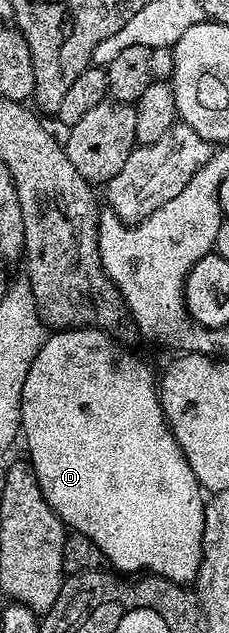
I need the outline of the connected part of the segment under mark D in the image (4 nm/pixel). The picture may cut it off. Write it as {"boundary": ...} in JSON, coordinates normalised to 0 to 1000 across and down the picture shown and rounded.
{"boundary":[[[293,518],[223,523],[201,532],[192,547],[175,547],[175,559],[140,566],[122,597],[105,597],[87,640],[87,682],[105,695],[114,689],[114,708],[131,712],[122,725],[175,761],[175,774],[210,799],[301,839],[345,840],[402,850],[402,856],[419,856],[419,863],[454,869],[467,893],[493,894],[520,905],[668,907],[812,926],[860,918],[865,896],[882,886],[882,845],[891,844],[891,806],[900,804],[891,773],[865,763],[856,752],[838,749],[838,739],[821,736],[769,692],[742,682],[725,656],[707,652],[707,637],[690,632],[681,588],[672,594],[668,585],[611,564],[581,562],[559,551],[515,550],[498,536],[485,526],[450,524],[437,518]]]}

